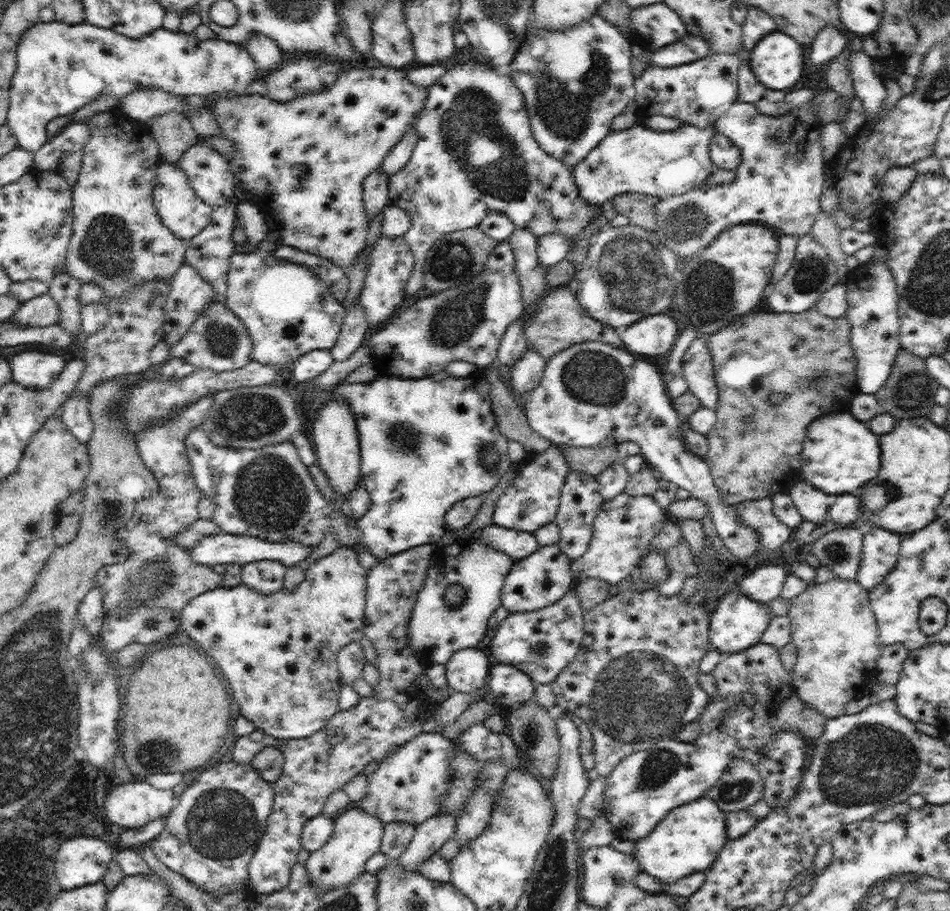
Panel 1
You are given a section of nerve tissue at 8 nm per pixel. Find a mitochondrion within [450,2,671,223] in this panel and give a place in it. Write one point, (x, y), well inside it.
(566, 115)

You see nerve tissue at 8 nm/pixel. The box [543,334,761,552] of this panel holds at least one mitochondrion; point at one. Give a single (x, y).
(595, 377)

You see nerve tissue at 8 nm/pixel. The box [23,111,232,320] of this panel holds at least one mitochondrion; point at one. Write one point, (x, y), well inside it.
(108, 246)

